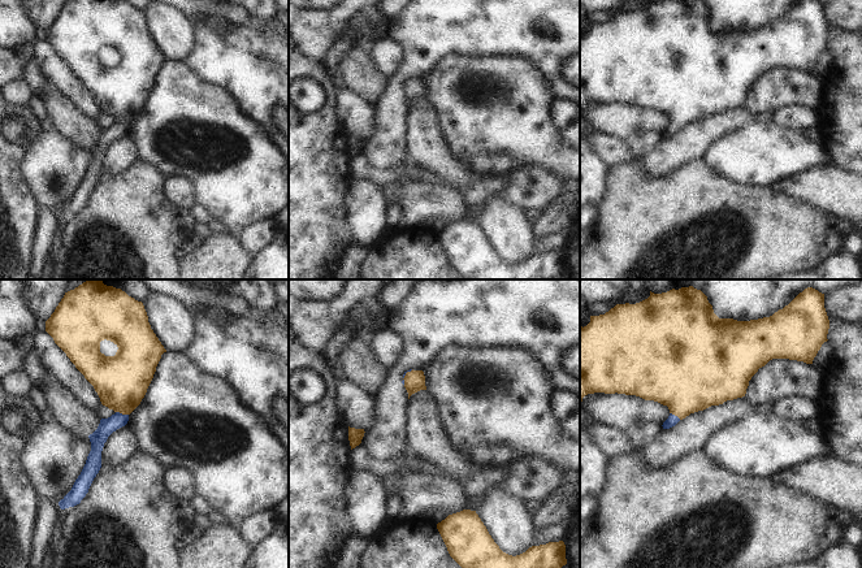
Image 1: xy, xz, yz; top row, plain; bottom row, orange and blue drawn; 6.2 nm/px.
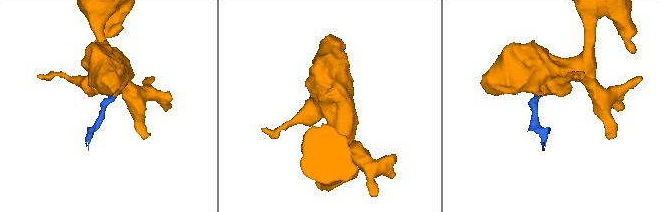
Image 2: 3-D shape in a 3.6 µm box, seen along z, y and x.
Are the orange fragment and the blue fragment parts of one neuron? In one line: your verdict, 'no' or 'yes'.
yes

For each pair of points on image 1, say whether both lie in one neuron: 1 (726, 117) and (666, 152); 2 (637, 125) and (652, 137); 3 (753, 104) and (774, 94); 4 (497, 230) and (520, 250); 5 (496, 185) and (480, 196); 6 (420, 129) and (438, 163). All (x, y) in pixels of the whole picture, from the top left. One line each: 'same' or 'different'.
1: same
2: different
3: same
4: same
5: same
6: same

